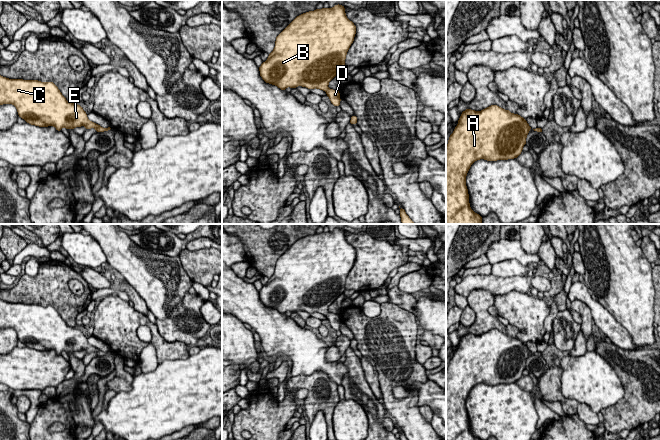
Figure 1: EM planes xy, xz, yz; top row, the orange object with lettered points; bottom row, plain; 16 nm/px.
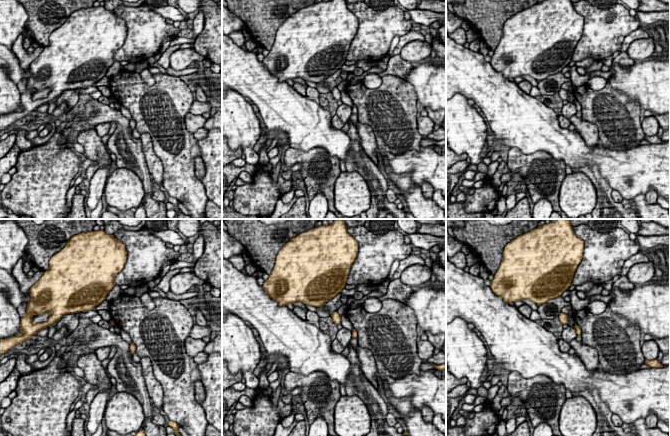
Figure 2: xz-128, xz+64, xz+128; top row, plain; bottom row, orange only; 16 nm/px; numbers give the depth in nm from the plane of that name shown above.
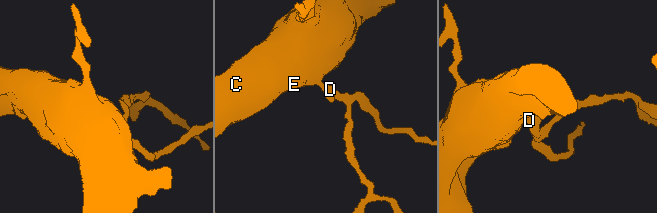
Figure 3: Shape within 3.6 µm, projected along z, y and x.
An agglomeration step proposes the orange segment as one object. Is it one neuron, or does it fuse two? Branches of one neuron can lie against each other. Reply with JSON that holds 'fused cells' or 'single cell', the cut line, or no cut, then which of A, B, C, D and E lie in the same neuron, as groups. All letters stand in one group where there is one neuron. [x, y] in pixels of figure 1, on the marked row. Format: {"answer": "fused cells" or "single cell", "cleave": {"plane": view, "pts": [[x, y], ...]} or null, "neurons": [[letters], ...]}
{"answer": "single cell", "cleave": null, "neurons": [["A", "B", "C", "D", "E"]]}

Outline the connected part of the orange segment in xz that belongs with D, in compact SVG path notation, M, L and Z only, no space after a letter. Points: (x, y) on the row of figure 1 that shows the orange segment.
M335 5L297 16L277 37L274 50L259 67L260 76L281 90L297 86L320 89L327 93L331 103L340 105L338 90L328 88L329 82L345 67L346 54L354 41L356 26L345 14L345 7Z

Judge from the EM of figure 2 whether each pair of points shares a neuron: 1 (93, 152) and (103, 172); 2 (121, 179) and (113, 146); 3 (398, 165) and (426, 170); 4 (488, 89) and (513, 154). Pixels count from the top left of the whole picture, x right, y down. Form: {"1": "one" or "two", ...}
{"1": "two", "2": "two", "3": "one", "4": "two"}

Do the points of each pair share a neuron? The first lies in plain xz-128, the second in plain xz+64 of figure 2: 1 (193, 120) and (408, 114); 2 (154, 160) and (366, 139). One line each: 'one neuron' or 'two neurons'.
1: two neurons
2: one neuron

